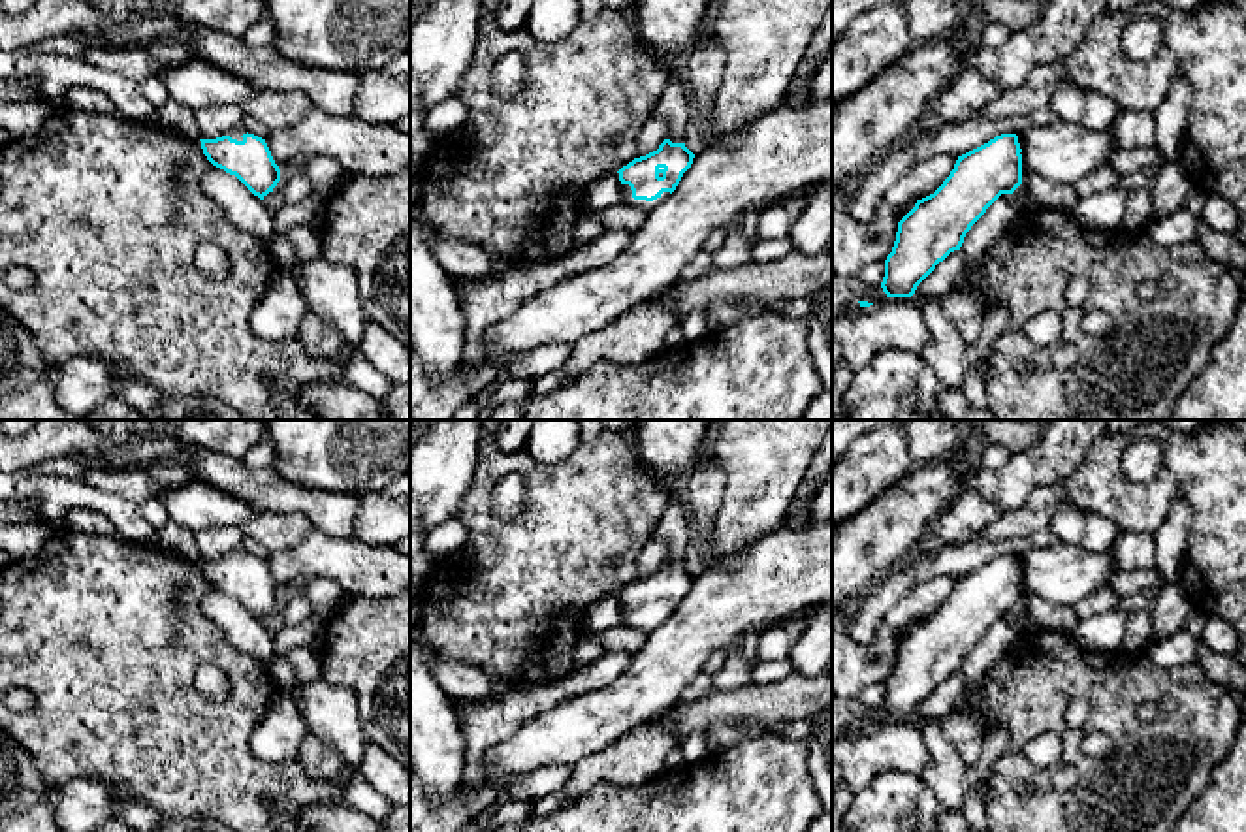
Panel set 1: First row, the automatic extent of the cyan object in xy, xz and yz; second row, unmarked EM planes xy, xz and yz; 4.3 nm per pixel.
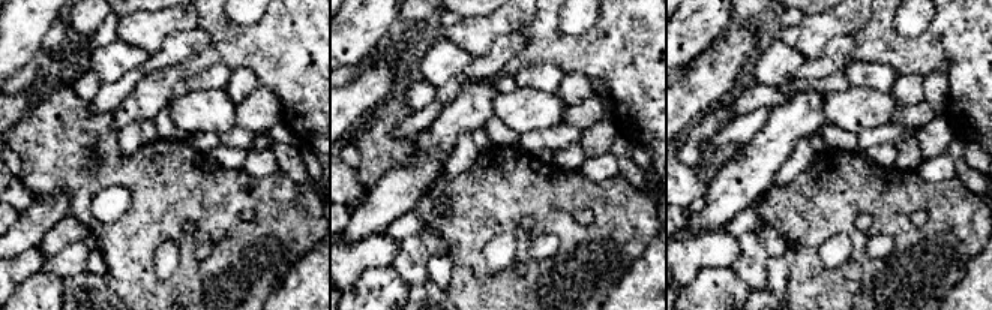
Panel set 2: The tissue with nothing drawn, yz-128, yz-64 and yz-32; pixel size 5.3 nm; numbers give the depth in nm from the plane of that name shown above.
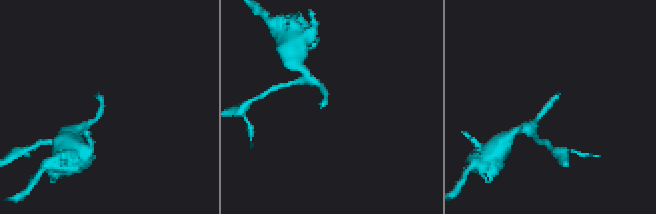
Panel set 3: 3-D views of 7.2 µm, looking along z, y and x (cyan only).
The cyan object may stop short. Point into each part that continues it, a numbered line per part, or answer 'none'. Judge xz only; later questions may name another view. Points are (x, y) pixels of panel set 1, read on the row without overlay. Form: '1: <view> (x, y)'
1: xz (627, 622)

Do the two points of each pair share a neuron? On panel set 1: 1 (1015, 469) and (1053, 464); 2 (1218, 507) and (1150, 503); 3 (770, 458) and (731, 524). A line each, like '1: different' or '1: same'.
1: same
2: same
3: same

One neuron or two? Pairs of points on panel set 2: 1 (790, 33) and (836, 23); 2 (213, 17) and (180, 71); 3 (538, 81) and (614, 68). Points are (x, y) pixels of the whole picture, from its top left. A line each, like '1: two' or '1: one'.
1: one
2: one
3: two

